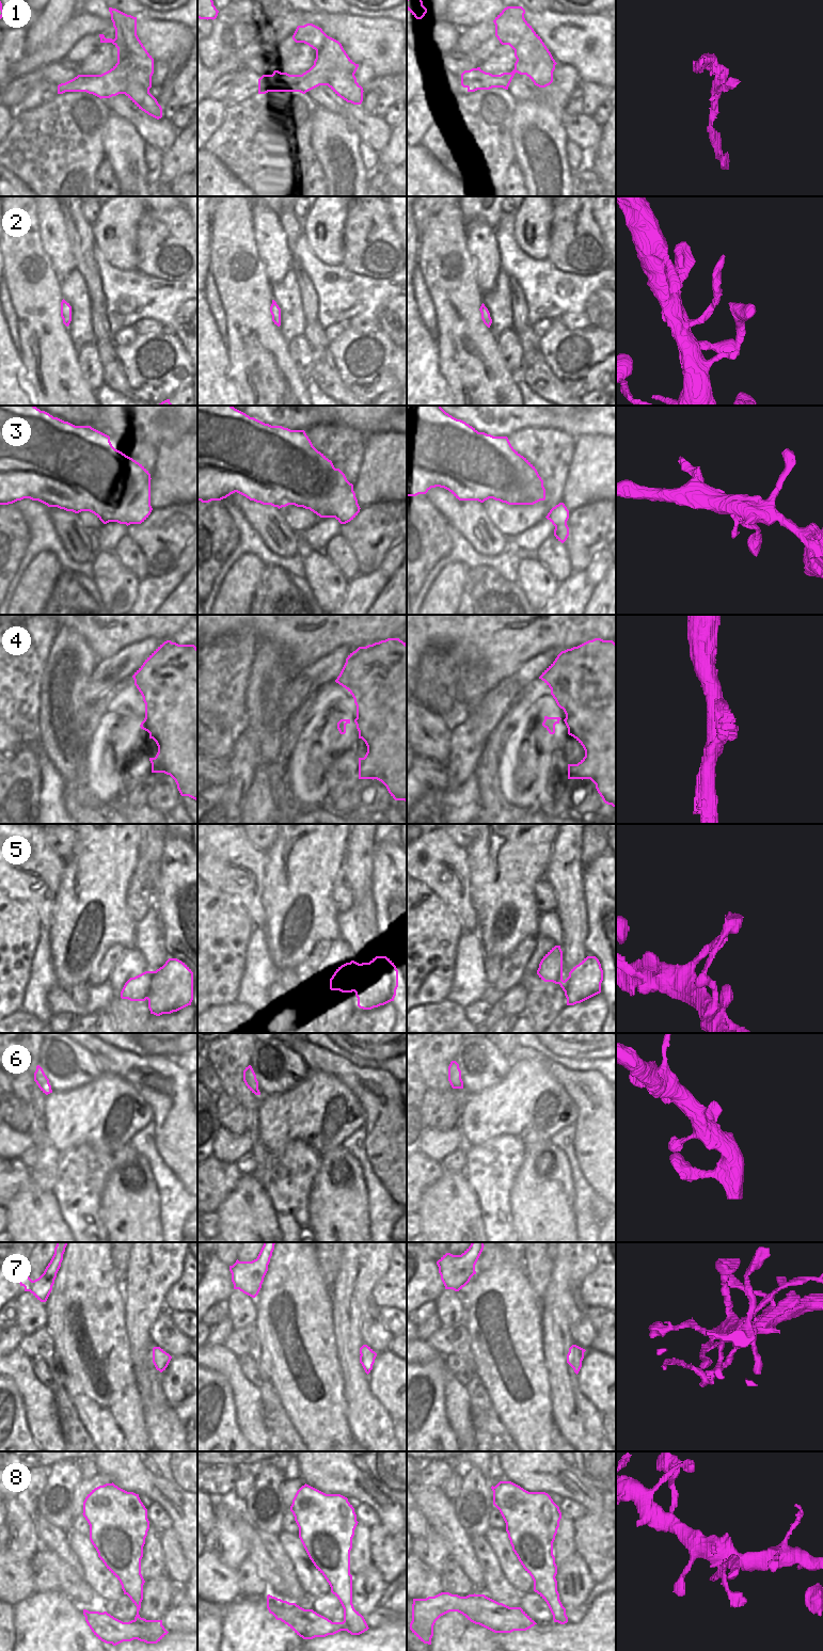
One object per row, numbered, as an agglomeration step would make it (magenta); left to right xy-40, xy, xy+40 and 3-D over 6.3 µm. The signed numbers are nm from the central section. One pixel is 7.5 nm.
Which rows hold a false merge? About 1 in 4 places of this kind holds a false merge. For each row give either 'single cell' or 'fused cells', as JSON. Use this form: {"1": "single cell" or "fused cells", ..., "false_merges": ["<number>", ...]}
{"1": "single cell", "2": "single cell", "3": "single cell", "4": "single cell", "5": "single cell", "6": "single cell", "7": "fused cells", "8": "fused cells", "false_merges": ["7", "8"]}

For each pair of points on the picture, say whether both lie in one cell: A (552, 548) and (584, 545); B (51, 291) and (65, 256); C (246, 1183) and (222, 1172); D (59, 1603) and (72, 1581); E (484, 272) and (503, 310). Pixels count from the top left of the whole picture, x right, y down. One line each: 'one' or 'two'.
A: two
B: two
C: two
D: two
E: two

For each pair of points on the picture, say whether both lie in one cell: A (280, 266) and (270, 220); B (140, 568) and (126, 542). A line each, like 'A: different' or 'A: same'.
A: same
B: same

